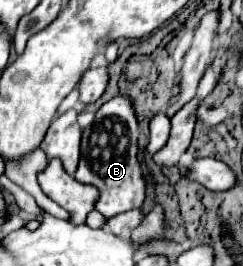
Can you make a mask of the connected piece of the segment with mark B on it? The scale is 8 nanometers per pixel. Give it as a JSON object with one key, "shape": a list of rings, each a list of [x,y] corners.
{"shape":[[[116,96],[106,102],[98,112],[94,122],[82,132],[82,154],[74,178],[80,184],[90,184],[98,188],[100,198],[94,208],[104,216],[112,218],[120,212],[140,208],[146,192],[146,178],[142,166],[136,158],[138,154],[138,134],[140,126],[132,108],[132,102],[126,96]]]}

